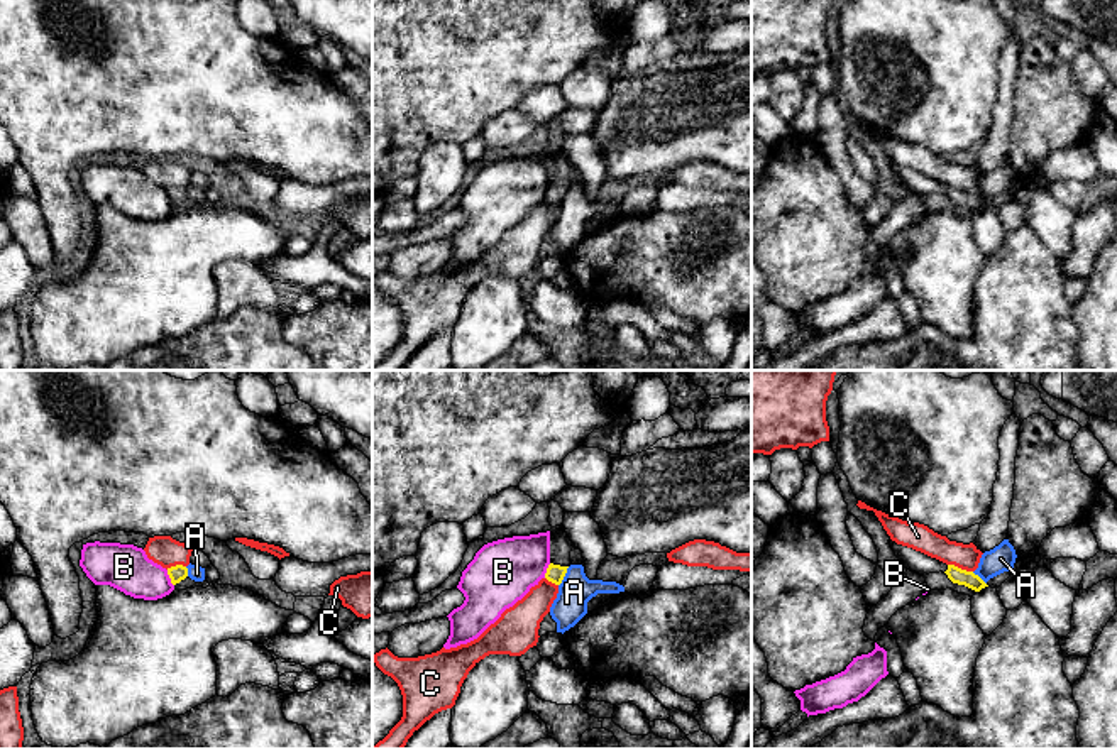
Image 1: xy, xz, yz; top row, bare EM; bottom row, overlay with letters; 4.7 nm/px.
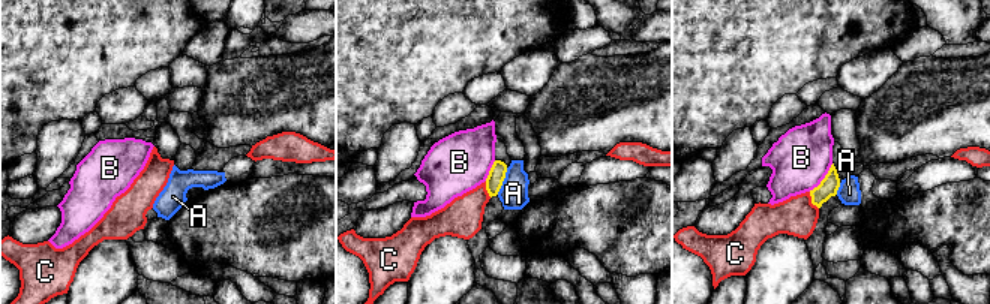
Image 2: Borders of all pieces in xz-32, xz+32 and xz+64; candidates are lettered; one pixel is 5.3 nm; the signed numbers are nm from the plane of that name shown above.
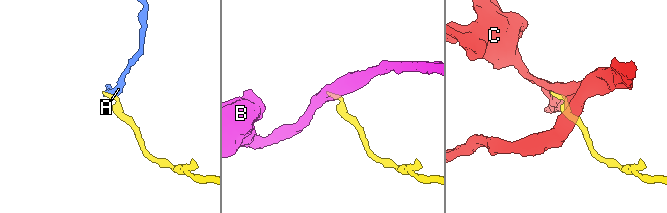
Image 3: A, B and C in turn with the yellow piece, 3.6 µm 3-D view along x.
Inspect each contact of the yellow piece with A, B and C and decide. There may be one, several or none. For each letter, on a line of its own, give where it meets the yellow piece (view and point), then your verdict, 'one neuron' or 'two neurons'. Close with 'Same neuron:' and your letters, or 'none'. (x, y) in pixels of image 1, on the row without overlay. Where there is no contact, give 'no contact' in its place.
A: contact xz (564, 196); two neurons
B: contact xy (170, 198); two neurons
C: contact yz (960, 190); two neurons
Same neuron: none

